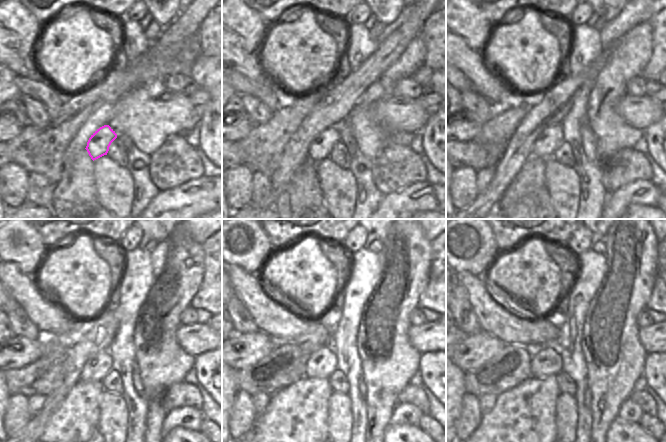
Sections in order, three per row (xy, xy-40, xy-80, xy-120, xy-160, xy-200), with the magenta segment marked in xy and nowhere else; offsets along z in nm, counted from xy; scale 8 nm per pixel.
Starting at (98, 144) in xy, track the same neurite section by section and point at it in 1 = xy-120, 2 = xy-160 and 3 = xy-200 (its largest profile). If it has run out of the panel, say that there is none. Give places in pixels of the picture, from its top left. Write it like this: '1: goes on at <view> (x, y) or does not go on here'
1: goes on at xy-120 (97, 367)
2: goes on at xy-160 (321, 364)
3: goes on at xy-200 (545, 361)

